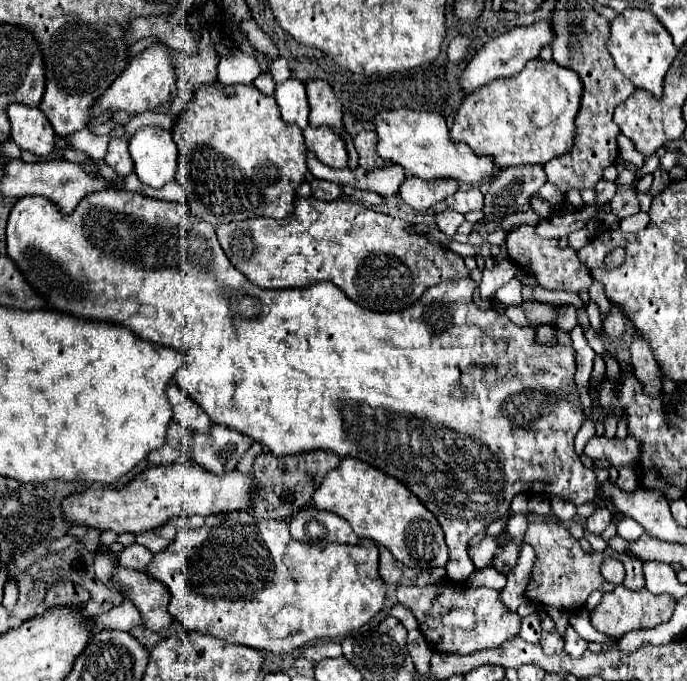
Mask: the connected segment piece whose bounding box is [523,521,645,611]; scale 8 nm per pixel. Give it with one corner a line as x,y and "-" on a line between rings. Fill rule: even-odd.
551,521
531,523
523,541
535,549
535,563
533,563
533,569
529,573
529,583
525,587
525,597
531,603
555,607
559,611
575,611
575,609
581,609
585,605
591,591
597,591
597,589
601,589
603,593
613,591
615,585
605,581
601,571
599,571
599,565
605,557
615,557
625,565
627,575
623,579
623,587
633,589
633,591
639,591
645,587
639,559
629,557
625,553
617,553
615,549
605,549
603,553
595,553
595,551
585,553
581,549
579,541
569,533
569,529
561,527
559,523
551,523

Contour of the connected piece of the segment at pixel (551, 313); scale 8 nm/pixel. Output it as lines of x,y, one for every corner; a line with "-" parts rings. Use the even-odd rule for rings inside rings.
535,299
525,301
523,303
523,311
525,311
525,317
529,319
531,325
555,323
555,319
557,319
557,309
553,305
545,305
545,303
535,301

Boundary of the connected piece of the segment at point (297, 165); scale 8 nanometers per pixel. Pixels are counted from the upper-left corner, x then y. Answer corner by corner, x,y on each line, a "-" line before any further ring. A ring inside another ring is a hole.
213,83
213,85
203,85
197,89
195,93
195,101
191,103
191,107
187,107
175,121
173,127
173,137
175,143
179,147
179,165
177,165
177,181
179,185
185,189
185,205
189,207
193,217
199,217
199,221
211,223
211,225
221,225
221,223
233,223
233,221
245,221
251,217
273,217
273,219
283,219
289,217
295,211
295,191
297,187
305,181
305,173
307,173
307,147
303,143
303,131
295,125
287,125
283,123
281,115
279,115
279,107
275,103
273,97
265,97
257,87
253,85
221,85
221,83

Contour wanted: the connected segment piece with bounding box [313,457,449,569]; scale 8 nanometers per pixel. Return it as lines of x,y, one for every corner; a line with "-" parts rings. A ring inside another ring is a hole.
343,457
339,467
329,471
327,479
317,487
313,503
321,511
331,511
343,517
357,537
387,547
397,561
411,569
445,567
449,559
449,549
435,515
431,515
431,511
427,511
427,507
423,507
401,481
381,473
361,459

